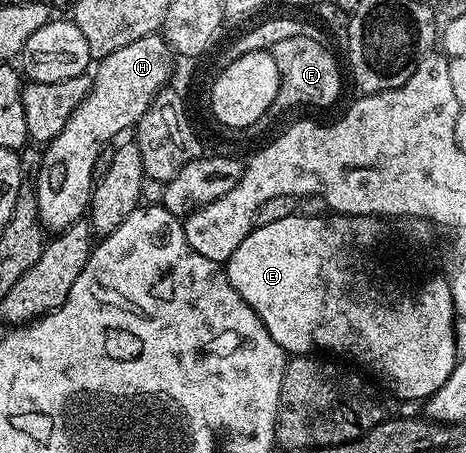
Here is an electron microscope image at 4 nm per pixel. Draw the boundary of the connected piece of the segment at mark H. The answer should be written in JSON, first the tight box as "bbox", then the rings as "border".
{"bbox":[38,34,176,230],"border":[[[155,34],[136,38],[136,42],[128,42],[128,46],[120,46],[120,50],[112,50],[112,54],[97,61],[98,68],[93,69],[92,90],[84,102],[76,106],[54,140],[45,145],[46,153],[38,168],[38,219],[47,229],[61,230],[83,219],[90,207],[90,194],[96,183],[94,167],[98,164],[102,144],[108,143],[117,132],[125,128],[133,129],[137,125],[156,94],[165,88],[170,76],[176,72],[174,60],[175,53],[167,44],[165,36]]]}

